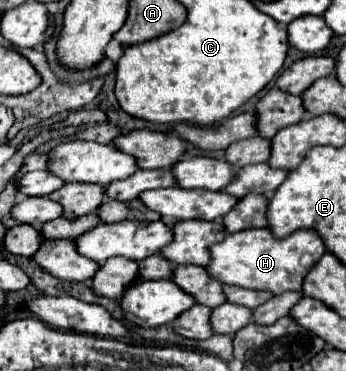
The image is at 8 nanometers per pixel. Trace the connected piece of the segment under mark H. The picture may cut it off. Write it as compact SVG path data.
M250 228L228 234L214 250L210 268L212 278L222 284L252 288L252 290L270 290L274 294L282 294L288 290L302 290L302 280L310 272L310 268L326 254L326 246L318 232L314 230L296 230L286 238L276 238L268 228Z

